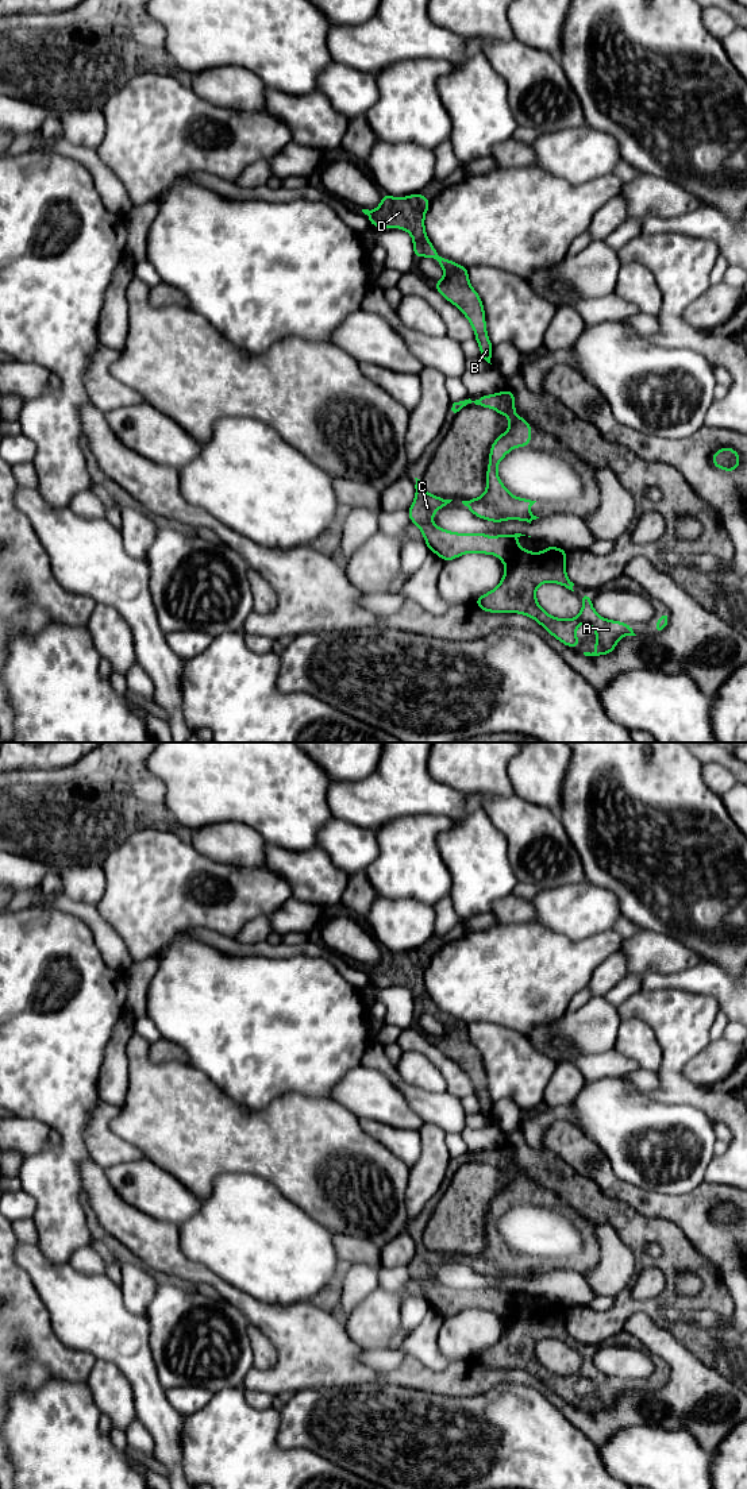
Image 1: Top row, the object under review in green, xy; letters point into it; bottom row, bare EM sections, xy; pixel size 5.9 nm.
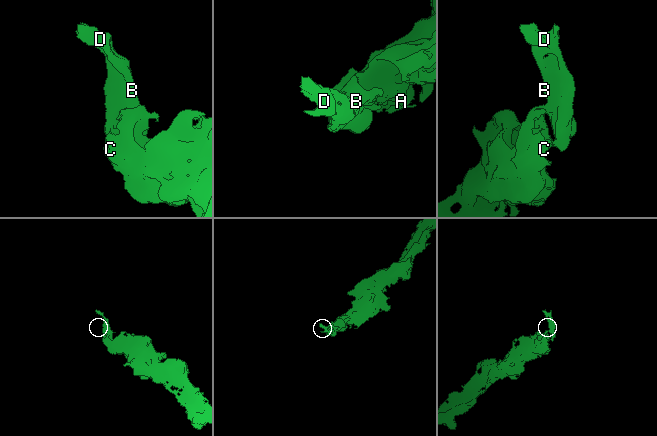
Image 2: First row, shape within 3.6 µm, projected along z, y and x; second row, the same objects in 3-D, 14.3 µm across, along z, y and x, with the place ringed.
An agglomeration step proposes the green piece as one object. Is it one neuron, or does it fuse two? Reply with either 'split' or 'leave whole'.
leave whole

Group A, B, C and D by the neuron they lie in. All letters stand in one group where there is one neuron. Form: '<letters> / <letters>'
A B C D

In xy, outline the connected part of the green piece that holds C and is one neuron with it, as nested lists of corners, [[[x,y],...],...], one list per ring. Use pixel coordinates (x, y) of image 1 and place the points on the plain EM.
[[[416,1235],[416,1253],[408,1272],[420,1284],[431,1308],[439,1311],[444,1318],[453,1316],[467,1308],[494,1309],[505,1320],[501,1339],[485,1351],[480,1351],[474,1361],[490,1369],[521,1369],[536,1376],[544,1386],[562,1397],[565,1401],[577,1404],[581,1397],[575,1392],[579,1380],[594,1384],[597,1397],[596,1405],[584,1408],[585,1412],[600,1412],[612,1409],[617,1396],[623,1392],[636,1392],[629,1380],[609,1377],[600,1373],[592,1362],[590,1350],[579,1353],[584,1363],[571,1376],[559,1376],[547,1370],[538,1359],[535,1346],[546,1338],[559,1339],[573,1346],[574,1339],[565,1328],[566,1311],[569,1307],[548,1301],[539,1309],[517,1303],[521,1289],[503,1291],[490,1295],[488,1289],[454,1289],[432,1280],[431,1274],[438,1265],[453,1255],[444,1255],[428,1250],[421,1237]]]

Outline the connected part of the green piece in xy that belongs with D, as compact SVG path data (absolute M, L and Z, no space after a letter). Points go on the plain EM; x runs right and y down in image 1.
M386 949L376 967L362 965L369 972L371 981L378 984L401 984L413 994L415 1012L432 1012L444 1026L444 1034L435 1038L434 1044L451 1060L458 1062L469 1075L475 1096L481 1106L481 1112L490 1119L493 1102L489 1098L485 1068L481 1053L469 1038L467 1023L442 1014L424 987L424 971L430 964L430 956L421 949L396 954Z

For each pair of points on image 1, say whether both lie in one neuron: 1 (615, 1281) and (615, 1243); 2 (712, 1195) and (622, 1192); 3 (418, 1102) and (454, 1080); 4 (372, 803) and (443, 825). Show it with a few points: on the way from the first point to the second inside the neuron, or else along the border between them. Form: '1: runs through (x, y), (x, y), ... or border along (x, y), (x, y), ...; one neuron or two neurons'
1: runs through (615, 1272), (615, 1253); one neuron
2: runs through (689, 1204), (651, 1204), (645, 1202); one neuron
3: border along (446, 1091), (458, 1099); two neurons
4: border along (442, 816), (401, 816), (380, 828); two neurons

